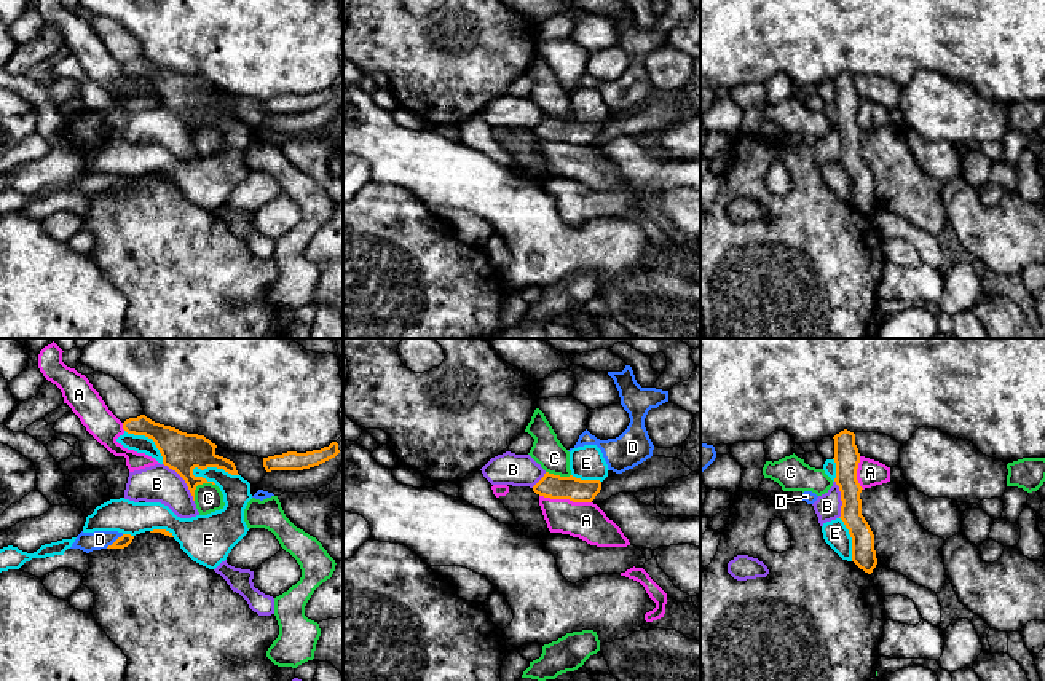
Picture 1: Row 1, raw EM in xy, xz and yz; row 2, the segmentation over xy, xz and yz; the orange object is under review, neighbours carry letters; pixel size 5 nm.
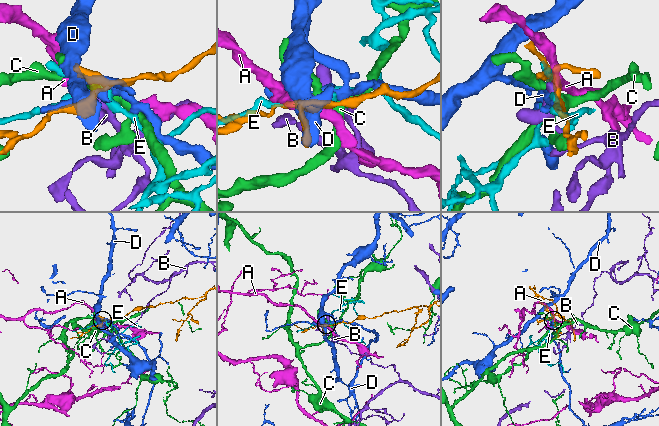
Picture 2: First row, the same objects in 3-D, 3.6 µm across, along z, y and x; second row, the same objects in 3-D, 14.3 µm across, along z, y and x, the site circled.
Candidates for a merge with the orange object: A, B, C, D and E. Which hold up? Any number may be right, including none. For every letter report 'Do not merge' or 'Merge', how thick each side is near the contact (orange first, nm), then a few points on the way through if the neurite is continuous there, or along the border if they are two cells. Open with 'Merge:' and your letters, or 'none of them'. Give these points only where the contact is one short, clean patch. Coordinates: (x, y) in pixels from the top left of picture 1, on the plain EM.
Merge: none of them
A: Do not merge. Thickness 120 nm (orange) against 190 nm
B: Do not merge. Thickness 200 nm (orange) against 190 nm. Boundary: xy (163, 106), (184, 123), (193, 144)
C: Do not merge. Thickness 200 nm (orange) against 140 nm
D: Do not merge. Thickness 60 nm (orange) against 100 nm. Boundary: xy (123, 177), (106, 190)
E: Do not merge. Thickness 200 nm (orange) against 140 nm

